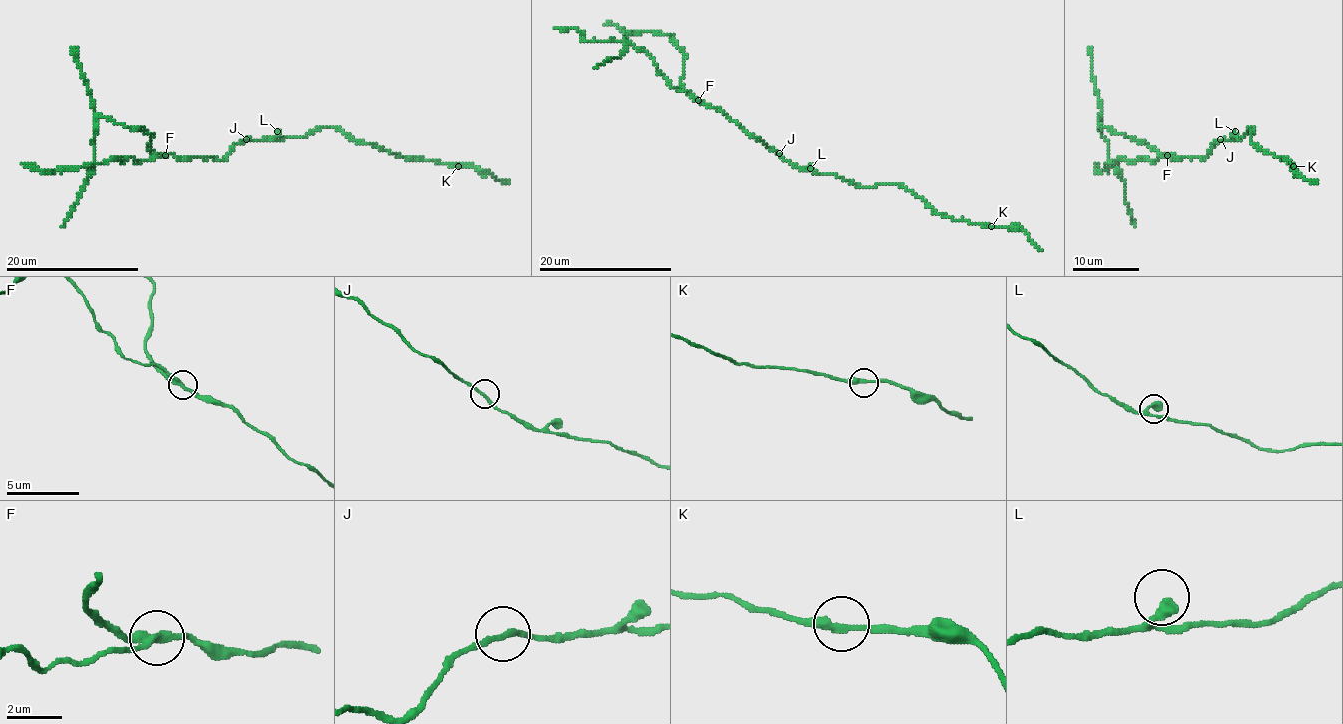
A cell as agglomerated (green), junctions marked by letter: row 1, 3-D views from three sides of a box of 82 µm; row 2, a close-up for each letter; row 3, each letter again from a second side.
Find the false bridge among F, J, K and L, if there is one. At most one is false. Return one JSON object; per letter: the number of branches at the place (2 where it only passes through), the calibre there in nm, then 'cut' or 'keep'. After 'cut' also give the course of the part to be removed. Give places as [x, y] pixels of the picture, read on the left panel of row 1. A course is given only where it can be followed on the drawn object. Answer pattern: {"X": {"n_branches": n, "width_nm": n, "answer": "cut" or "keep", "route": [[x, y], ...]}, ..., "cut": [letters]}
{"F": {"n_branches": 2, "width_nm": 300, "answer": "cut", "route": [[165, 154], [138, 163], [131, 158], [59, 168], [47, 173], [30, 169], [22, 163]]}, "J": {"n_branches": 2, "width_nm": 200, "answer": "keep"}, "K": {"n_branches": 2, "width_nm": 300, "answer": "keep"}, "L": {"n_branches": 1, "width_nm": 440, "answer": "keep"}, "cut": ["F"]}

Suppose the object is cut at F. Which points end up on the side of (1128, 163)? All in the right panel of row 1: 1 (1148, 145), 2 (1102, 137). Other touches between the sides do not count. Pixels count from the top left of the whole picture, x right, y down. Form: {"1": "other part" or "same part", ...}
{"1": "other part", "2": "other part"}

